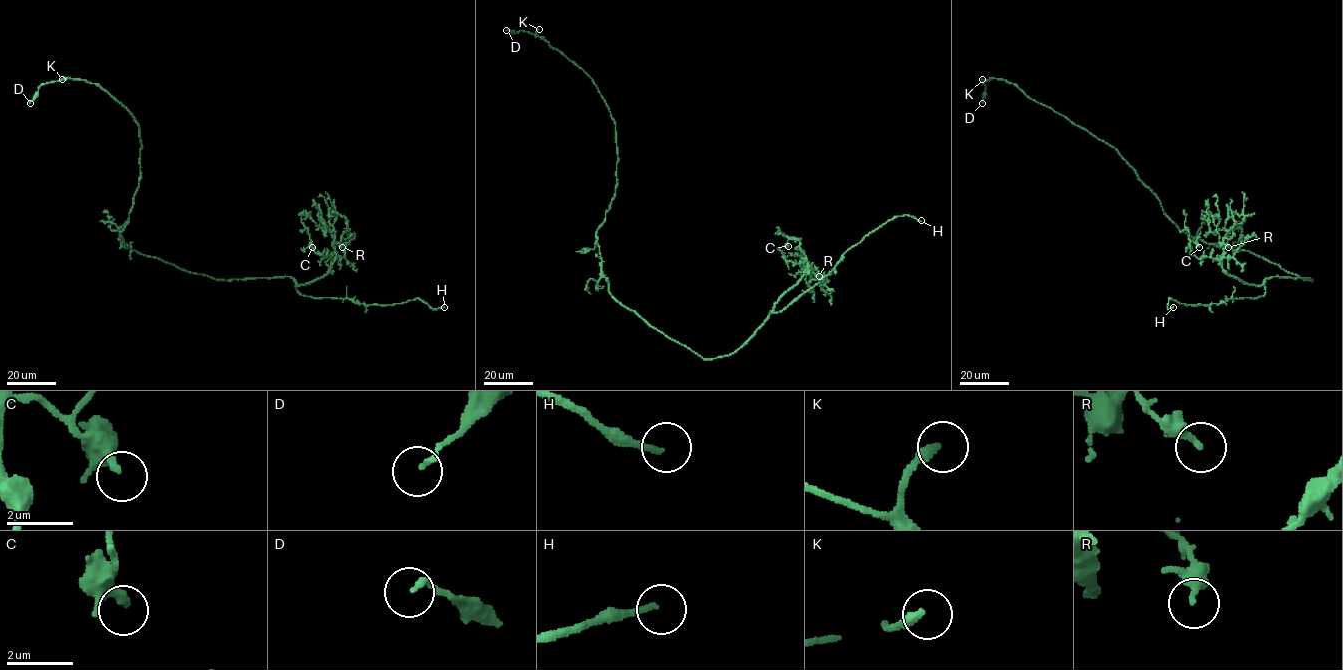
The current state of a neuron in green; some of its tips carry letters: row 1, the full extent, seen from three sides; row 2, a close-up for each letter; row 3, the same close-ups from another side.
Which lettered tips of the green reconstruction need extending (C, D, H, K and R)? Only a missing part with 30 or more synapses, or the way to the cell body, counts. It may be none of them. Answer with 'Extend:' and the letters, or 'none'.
Extend: H, K

